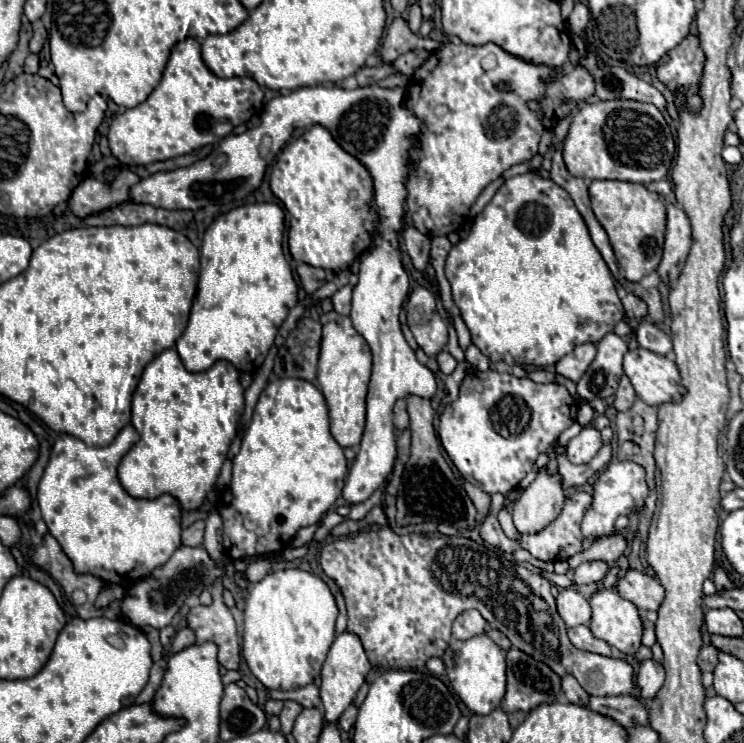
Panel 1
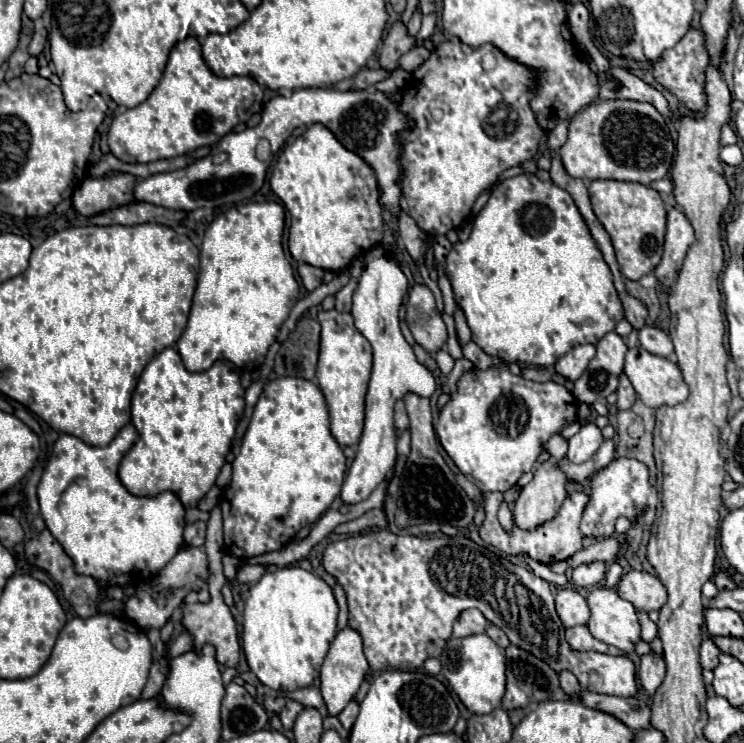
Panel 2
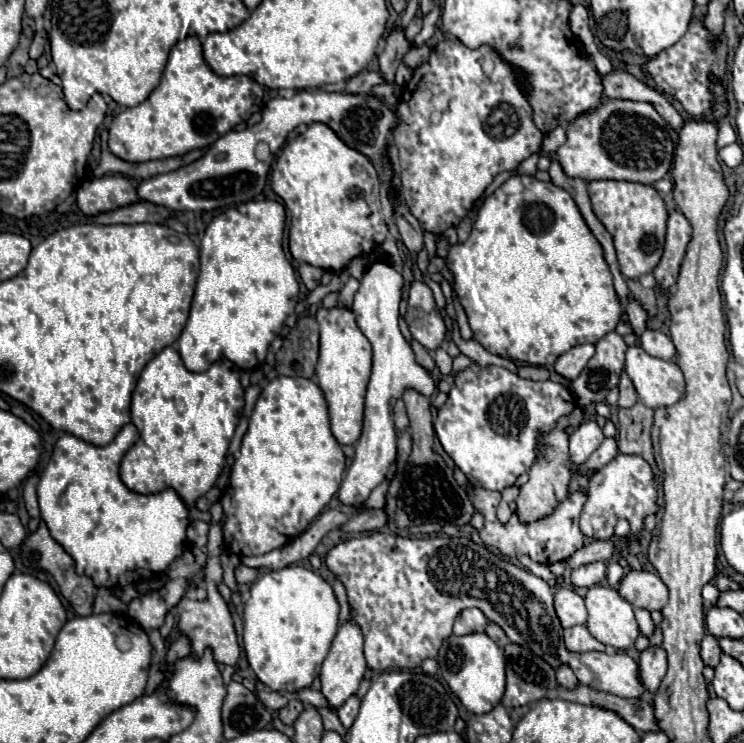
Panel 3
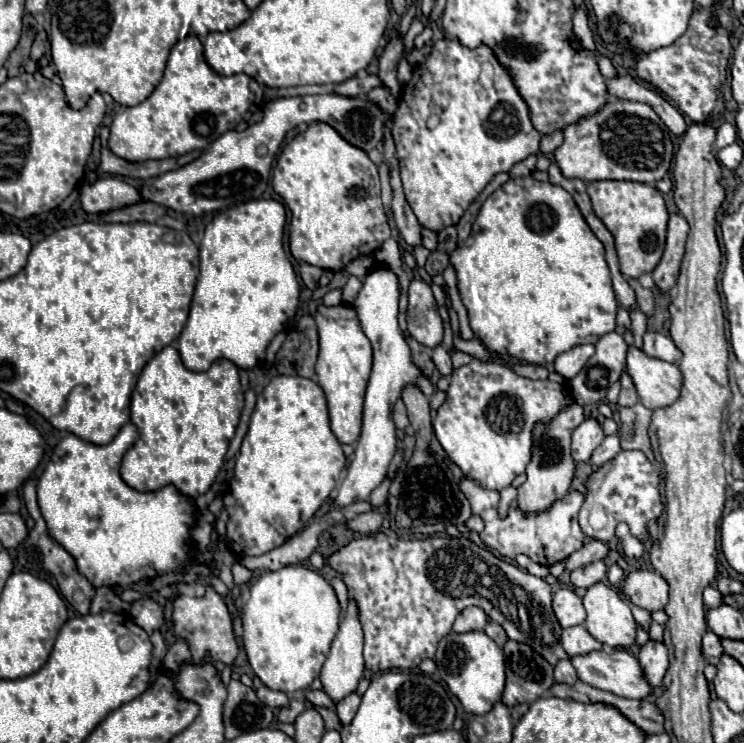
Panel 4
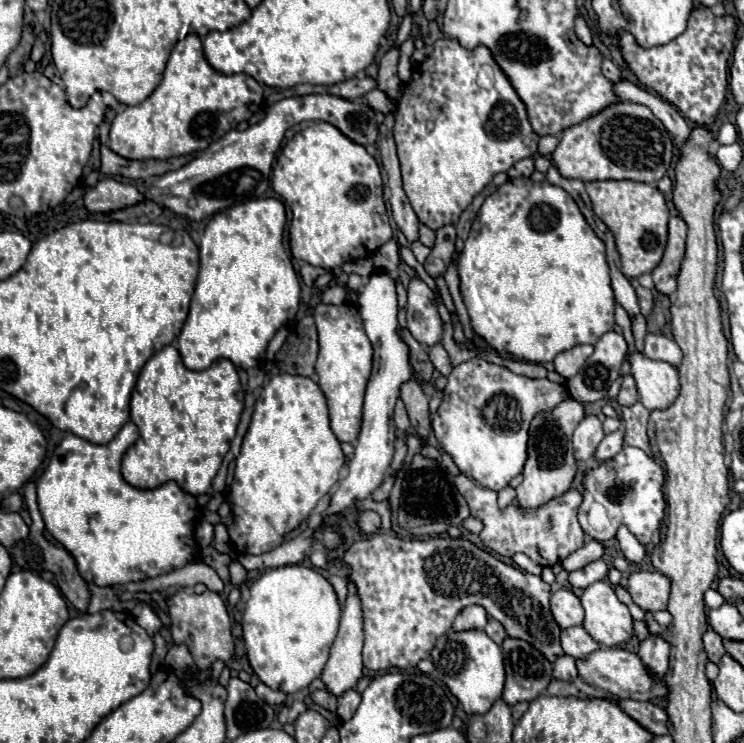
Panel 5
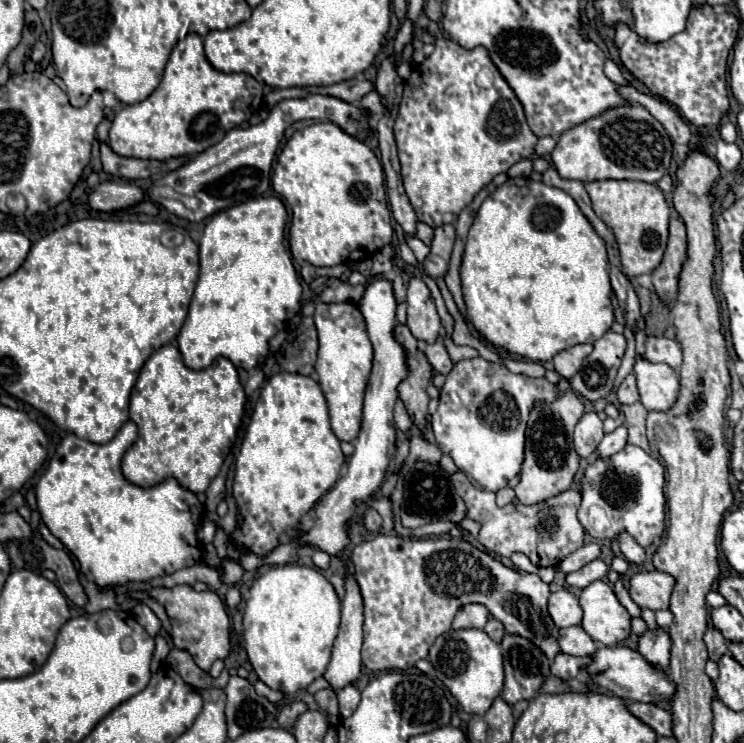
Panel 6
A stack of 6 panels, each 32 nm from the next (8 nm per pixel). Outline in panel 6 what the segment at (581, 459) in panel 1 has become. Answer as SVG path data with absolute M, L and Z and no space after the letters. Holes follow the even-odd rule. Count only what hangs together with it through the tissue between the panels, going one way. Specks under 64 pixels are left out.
M586 412L578 420L574 432L574 448L580 454L580 458L590 458L596 452L602 436L604 436L602 420L598 418L596 412Z

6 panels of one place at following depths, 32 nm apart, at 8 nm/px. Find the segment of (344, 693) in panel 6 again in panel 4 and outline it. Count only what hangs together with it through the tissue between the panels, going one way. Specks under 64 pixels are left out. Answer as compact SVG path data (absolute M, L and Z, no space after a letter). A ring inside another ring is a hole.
M352 692L344 700L340 700L336 704L336 712L338 712L340 722L342 724L350 724L352 718L354 718L354 714L356 714L356 710L358 710L358 706L360 706L360 696L356 692Z

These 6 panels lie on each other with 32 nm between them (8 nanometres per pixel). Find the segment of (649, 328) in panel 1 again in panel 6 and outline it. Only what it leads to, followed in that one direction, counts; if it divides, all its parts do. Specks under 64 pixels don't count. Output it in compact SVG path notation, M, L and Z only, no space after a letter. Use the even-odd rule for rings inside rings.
M652 336L646 340L646 358L650 362L662 362L678 370L682 364L682 348L676 340L666 336Z

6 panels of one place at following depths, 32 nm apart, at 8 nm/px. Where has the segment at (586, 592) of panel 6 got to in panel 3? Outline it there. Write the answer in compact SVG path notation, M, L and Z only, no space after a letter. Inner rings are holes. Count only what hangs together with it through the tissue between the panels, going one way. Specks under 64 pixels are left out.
M596 584L584 596L588 620L586 628L590 634L606 646L618 650L630 650L640 634L632 606L614 588Z

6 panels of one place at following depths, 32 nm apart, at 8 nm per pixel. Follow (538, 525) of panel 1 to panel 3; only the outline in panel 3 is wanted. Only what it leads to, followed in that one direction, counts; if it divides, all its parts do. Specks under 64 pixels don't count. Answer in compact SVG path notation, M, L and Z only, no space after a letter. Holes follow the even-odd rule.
M576 406L568 416L564 416L564 420L560 420L560 424L556 424L556 428L552 428L552 432L540 434L540 440L536 444L536 460L534 460L532 468L528 470L530 478L524 486L520 486L520 496L516 500L516 512L522 522L532 522L532 520L538 520L538 518L550 514L556 508L556 504L568 496L568 484L572 478L572 462L568 456L568 438L570 436L566 432L566 428L578 426L582 420L584 420L582 408Z

